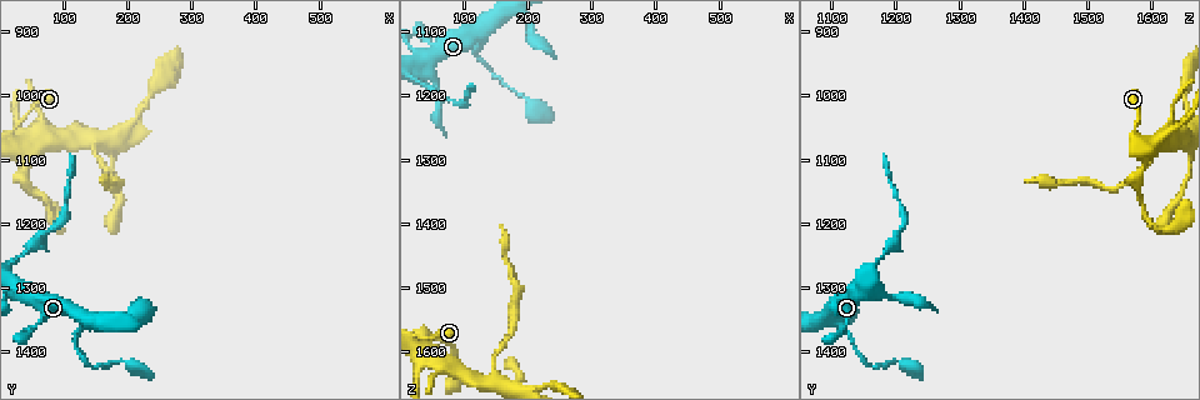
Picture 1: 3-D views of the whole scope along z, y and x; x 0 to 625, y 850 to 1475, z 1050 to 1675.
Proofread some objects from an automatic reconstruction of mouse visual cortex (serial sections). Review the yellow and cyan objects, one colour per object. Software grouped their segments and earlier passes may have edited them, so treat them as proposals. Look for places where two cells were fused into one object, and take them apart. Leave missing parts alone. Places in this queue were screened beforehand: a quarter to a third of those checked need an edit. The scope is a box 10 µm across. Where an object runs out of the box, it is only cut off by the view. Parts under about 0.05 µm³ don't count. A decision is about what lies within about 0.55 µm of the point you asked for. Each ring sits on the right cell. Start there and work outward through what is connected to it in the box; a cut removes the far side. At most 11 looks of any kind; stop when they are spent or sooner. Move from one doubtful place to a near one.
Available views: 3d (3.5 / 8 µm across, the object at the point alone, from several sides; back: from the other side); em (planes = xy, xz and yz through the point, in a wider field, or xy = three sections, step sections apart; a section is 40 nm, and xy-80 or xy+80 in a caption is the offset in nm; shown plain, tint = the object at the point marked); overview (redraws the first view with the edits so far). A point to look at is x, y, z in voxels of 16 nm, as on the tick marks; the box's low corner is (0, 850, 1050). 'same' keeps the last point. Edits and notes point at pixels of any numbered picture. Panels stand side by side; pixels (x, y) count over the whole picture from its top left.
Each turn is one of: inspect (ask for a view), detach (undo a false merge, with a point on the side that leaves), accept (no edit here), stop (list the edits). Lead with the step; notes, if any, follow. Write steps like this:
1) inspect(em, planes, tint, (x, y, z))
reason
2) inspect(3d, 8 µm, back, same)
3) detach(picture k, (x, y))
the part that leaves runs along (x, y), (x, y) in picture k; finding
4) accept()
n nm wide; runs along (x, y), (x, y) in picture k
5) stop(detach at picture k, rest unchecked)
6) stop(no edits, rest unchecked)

inspect(3d, 3.5 µm, (115, 1390, 1135))

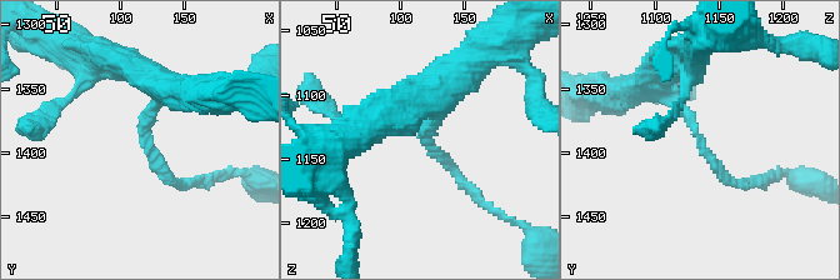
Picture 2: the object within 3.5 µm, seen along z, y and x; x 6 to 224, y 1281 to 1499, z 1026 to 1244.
inspect(em, xy, step 1, tint, (118, 1394, 1136))
arms of 150, 250 nm; need the tissue

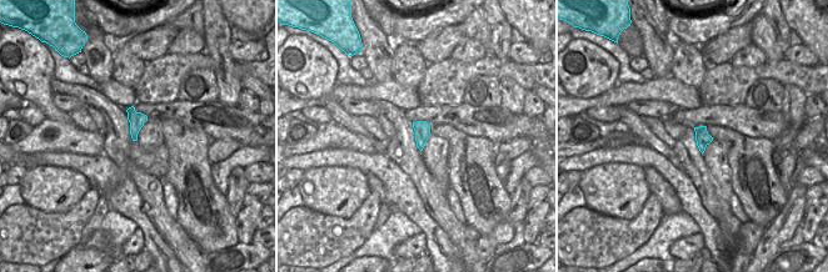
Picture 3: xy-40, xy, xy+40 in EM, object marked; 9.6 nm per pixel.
accept()
runs along (660, 80), (726, 180), (753, 184) in picture 2; one cell here

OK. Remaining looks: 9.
inspect(3d, 8 µm, (40, 1245, 1180))
abrupt turn

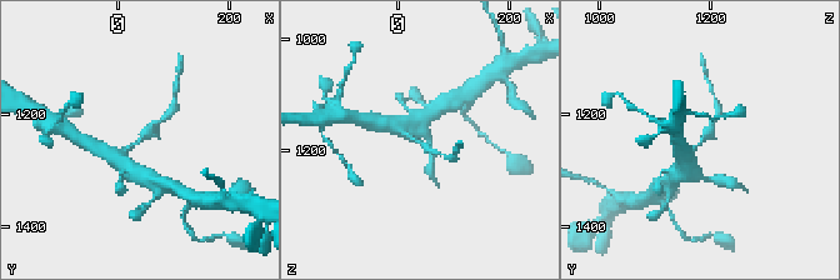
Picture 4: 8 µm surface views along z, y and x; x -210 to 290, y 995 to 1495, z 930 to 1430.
inspect(3d, 3.5 µm, same)
zoom in

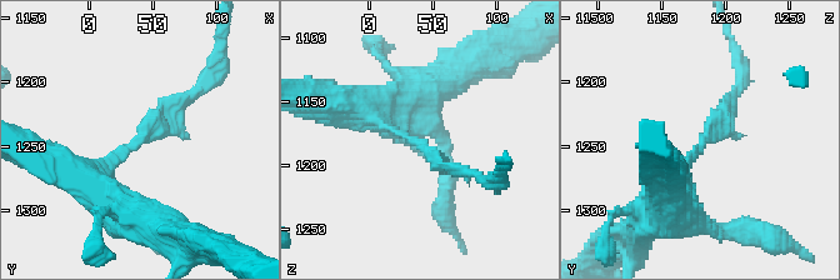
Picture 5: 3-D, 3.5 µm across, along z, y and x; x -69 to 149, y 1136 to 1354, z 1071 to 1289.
accept()
all the same cell

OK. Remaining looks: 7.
inspect(3d, 3.5 µm, (45, 1075, 1605))
sharp bend

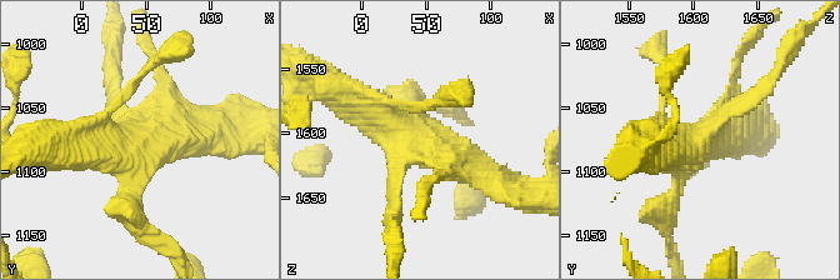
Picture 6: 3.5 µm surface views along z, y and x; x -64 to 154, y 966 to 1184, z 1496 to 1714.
inspect(em, xy, step 2, tint, (46, 1076, 1604))
now the EM

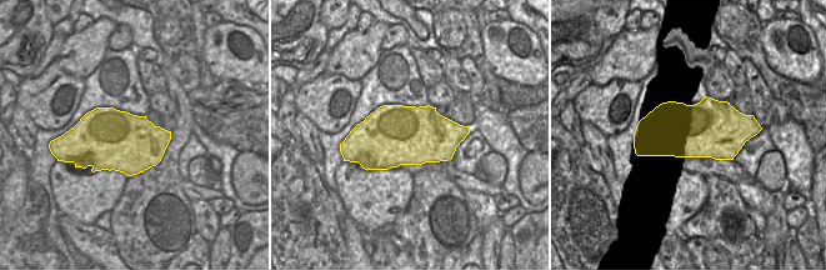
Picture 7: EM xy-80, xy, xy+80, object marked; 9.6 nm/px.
accept()
runs along (390, 103), (399, 129), (490, 176) in picture 6; all the same cell

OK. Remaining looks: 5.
stop(no edits, rest unchecked)

